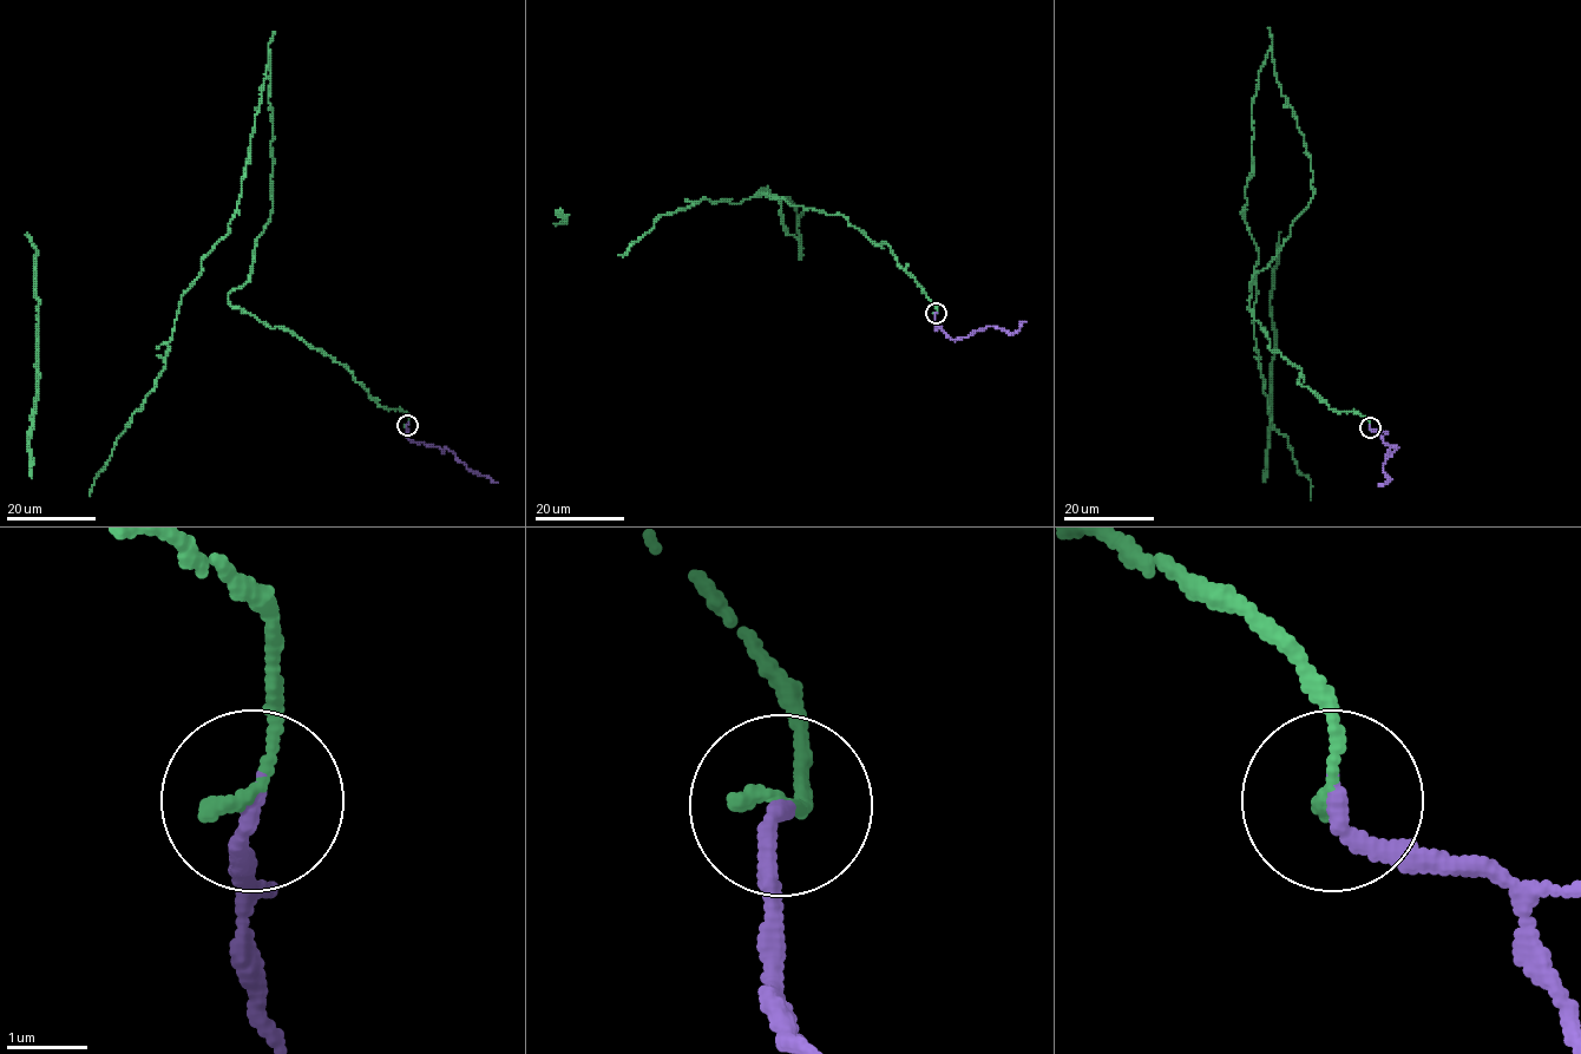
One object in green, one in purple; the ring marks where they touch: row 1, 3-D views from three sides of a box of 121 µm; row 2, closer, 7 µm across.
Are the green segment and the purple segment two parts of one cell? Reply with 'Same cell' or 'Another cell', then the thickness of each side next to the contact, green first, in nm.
Same cell. Thickness 180 nm (green) against 240 nm

